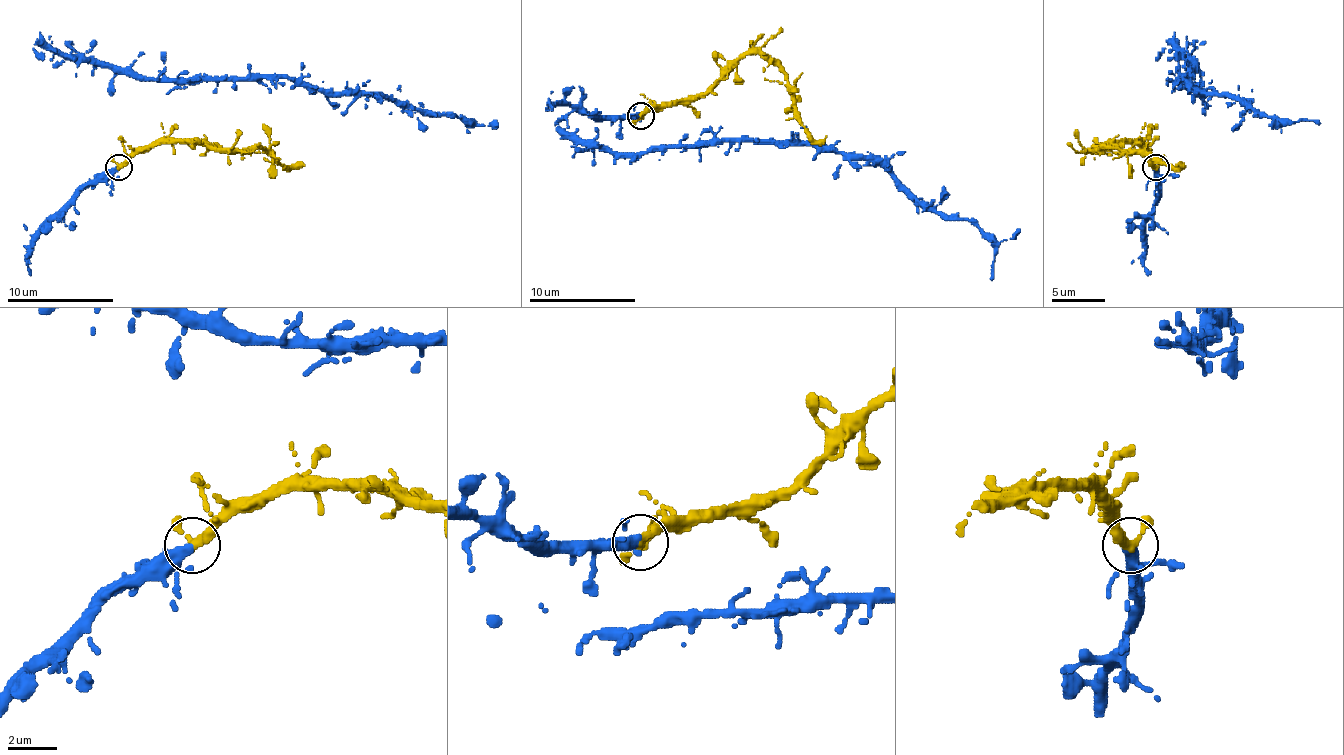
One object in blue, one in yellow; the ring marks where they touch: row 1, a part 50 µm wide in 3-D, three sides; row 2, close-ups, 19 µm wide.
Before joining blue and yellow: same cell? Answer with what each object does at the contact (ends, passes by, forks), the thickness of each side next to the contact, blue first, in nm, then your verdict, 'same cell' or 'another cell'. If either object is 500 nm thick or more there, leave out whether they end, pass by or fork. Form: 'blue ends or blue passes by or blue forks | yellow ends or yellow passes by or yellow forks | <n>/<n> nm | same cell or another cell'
blue passes by | yellow passes by | 320/320 nm | same cell

